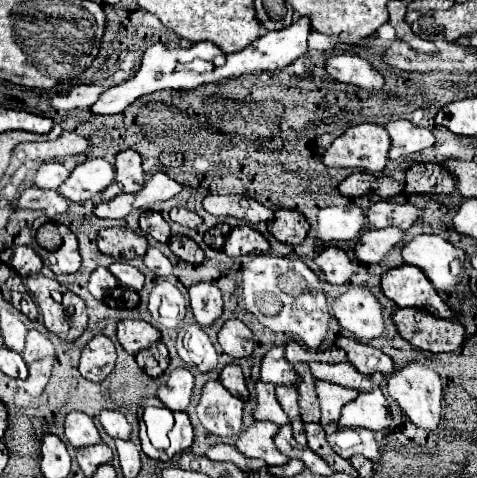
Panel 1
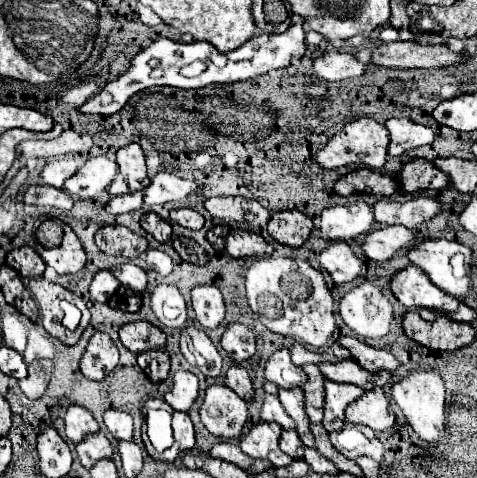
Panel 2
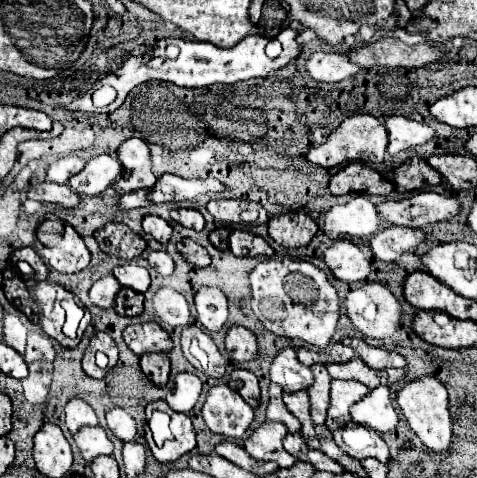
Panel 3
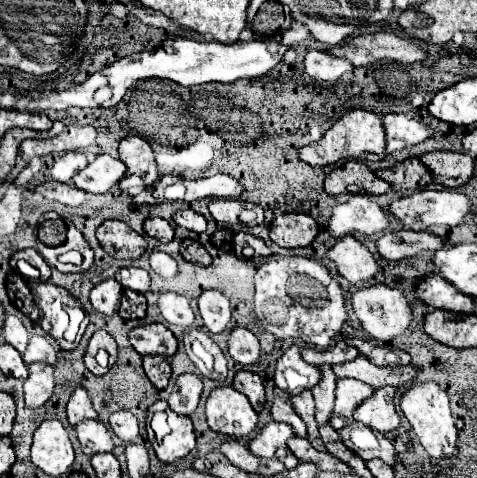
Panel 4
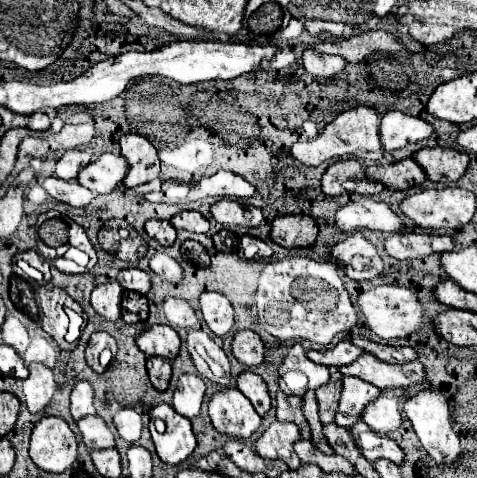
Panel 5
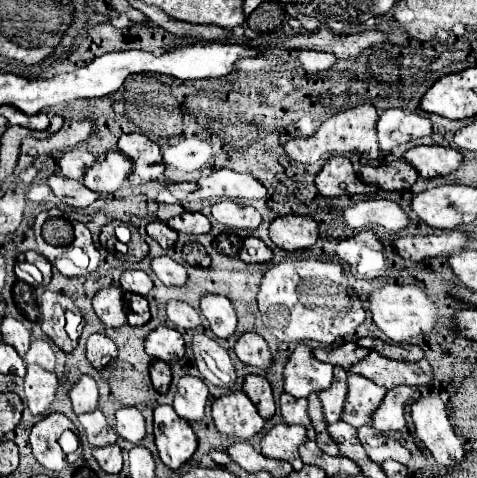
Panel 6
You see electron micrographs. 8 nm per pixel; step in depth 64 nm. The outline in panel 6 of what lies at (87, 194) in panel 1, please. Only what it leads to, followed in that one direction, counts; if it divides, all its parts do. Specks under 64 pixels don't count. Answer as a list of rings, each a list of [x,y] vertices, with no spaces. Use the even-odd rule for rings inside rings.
[[[108,152],[84,172],[84,184],[94,192],[116,192],[130,172],[132,162],[122,152]]]

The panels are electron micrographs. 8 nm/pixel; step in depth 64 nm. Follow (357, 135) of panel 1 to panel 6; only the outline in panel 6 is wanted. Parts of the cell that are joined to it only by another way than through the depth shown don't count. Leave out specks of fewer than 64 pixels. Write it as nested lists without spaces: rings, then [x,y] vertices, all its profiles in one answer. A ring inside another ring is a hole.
[[[372,104],[356,106],[344,112],[338,112],[336,116],[328,118],[322,126],[320,132],[310,136],[310,138],[294,138],[286,144],[286,152],[290,158],[296,162],[304,164],[314,164],[324,156],[336,156],[336,154],[368,154],[378,150],[378,138],[376,138],[376,122],[378,114]],[[340,142],[340,146],[336,146]]]

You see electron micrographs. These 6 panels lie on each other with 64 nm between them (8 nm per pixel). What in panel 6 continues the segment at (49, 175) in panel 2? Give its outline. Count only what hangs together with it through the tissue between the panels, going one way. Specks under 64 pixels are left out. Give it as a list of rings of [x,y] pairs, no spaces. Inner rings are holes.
[[[68,150],[60,160],[58,160],[58,170],[64,178],[72,178],[72,180],[82,180],[84,170],[90,168],[96,162],[96,156],[86,152],[86,150]]]

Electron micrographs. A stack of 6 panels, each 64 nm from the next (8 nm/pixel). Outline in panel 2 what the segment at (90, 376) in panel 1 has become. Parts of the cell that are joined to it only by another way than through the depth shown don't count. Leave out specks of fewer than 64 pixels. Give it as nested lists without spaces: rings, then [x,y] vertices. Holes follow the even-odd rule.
[[[96,332],[88,342],[88,348],[80,362],[80,372],[88,380],[102,380],[118,364],[118,348],[108,334]]]

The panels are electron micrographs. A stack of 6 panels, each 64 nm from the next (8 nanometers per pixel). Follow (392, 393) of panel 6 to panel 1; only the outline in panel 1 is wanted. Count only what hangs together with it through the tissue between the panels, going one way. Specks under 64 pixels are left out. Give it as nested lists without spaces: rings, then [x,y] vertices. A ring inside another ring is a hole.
[[[374,388],[372,392],[358,394],[342,408],[338,428],[368,428],[372,432],[378,432],[382,428],[388,428],[390,422],[392,416],[388,410],[388,400],[380,388]]]

